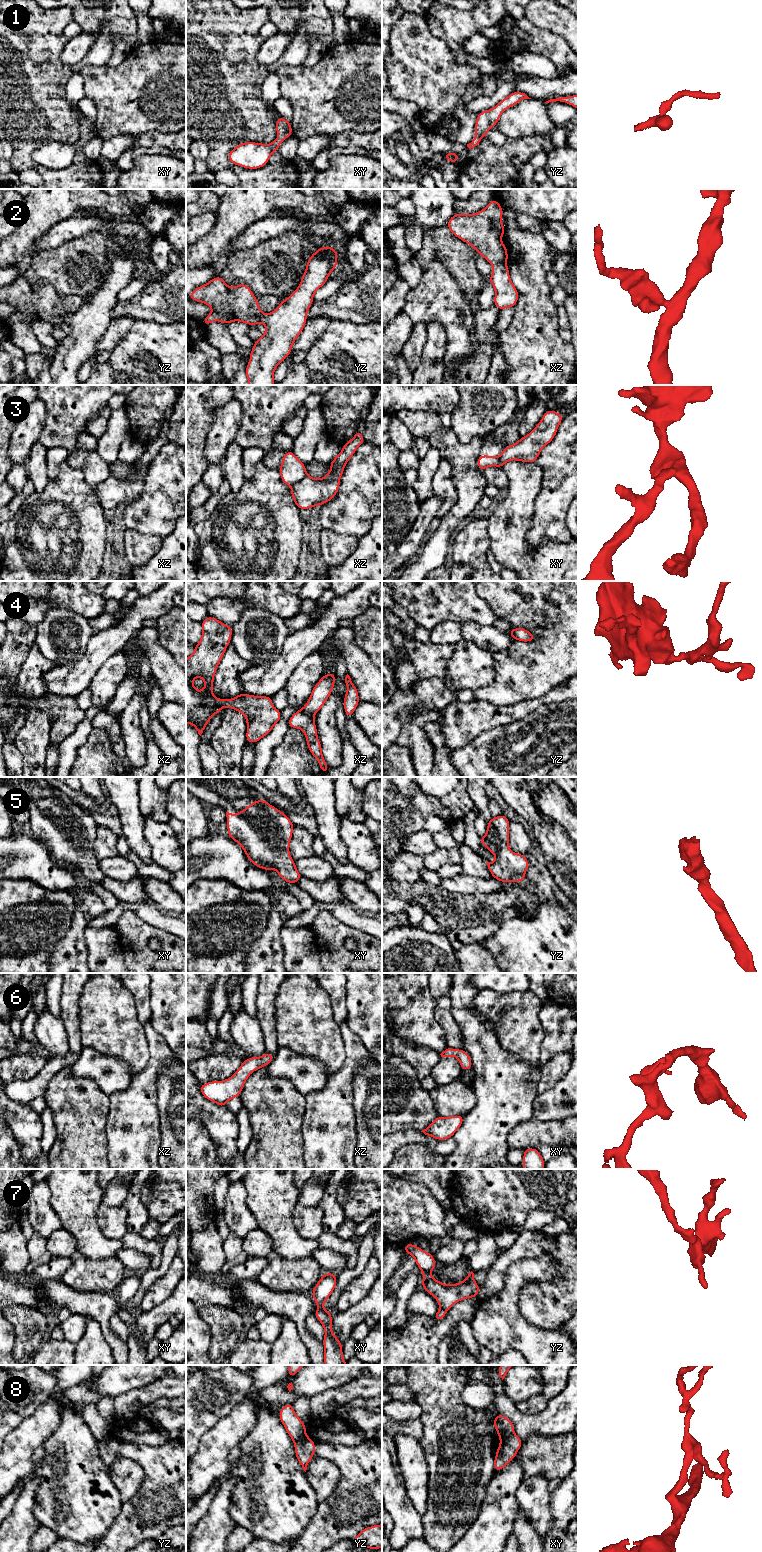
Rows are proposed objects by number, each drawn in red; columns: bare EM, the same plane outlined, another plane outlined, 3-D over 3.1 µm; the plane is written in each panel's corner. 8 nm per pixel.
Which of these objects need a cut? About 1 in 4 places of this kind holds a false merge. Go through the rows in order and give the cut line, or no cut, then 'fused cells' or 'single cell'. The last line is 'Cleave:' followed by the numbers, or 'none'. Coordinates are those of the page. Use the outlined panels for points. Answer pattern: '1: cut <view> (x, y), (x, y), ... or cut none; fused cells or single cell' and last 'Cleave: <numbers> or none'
1: cut none; single cell
2: cut none; single cell
3: cut xz (307, 475), (293, 484); fused cells
4: cut xz (300, 710), (313, 717); fused cells
5: cut none; single cell
6: cut none; single cell
7: cut none; single cell
8: cut xy (513, 1432), (501, 1441); fused cells
Cleave: 3, 4, 8

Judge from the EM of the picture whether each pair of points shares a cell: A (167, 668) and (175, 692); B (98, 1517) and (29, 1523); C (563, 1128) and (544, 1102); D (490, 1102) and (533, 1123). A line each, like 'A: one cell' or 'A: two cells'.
A: one cell
B: two cells
C: two cells
D: two cells

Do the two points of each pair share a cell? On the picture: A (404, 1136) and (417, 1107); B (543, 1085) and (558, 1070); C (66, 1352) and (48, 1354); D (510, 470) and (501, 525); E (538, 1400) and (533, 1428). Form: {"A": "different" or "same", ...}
{"A": "different", "B": "same", "C": "same", "D": "same", "E": "different"}

